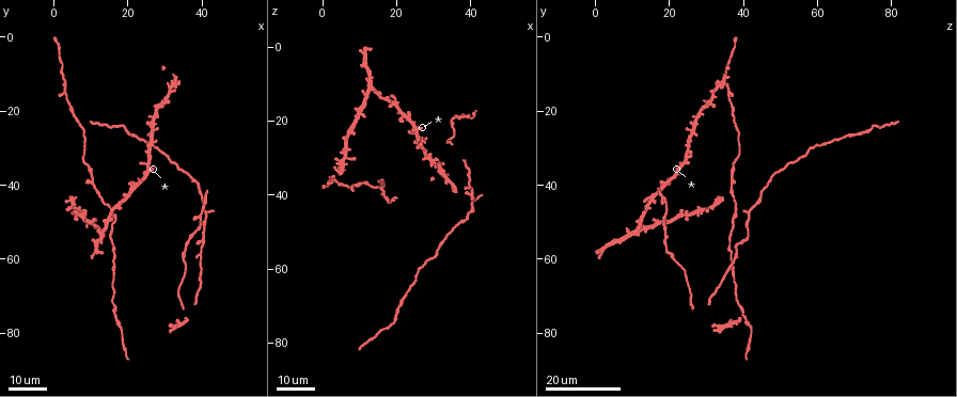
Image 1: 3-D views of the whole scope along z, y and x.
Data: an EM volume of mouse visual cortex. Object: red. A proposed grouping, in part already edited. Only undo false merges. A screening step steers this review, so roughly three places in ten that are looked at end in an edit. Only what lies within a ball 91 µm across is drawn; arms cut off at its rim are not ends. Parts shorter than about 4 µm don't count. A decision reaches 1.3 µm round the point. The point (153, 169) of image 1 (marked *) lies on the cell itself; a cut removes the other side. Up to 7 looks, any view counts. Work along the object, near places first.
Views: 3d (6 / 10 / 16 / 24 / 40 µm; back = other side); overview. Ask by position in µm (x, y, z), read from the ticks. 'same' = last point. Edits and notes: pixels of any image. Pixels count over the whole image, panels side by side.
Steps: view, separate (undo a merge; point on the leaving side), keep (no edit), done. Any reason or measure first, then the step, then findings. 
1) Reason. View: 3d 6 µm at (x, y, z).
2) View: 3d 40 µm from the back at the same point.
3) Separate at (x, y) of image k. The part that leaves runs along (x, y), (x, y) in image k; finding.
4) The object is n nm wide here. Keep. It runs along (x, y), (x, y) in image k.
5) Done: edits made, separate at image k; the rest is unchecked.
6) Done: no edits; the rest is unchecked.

Sudden change in width. View: 3d 16 µm at (35.5, 58.0, 19.5).

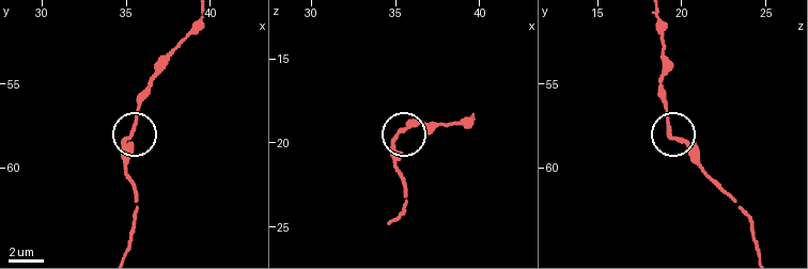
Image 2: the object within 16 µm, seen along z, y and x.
View: 3d 10 µm at (35.1, 58.2, 19.5).

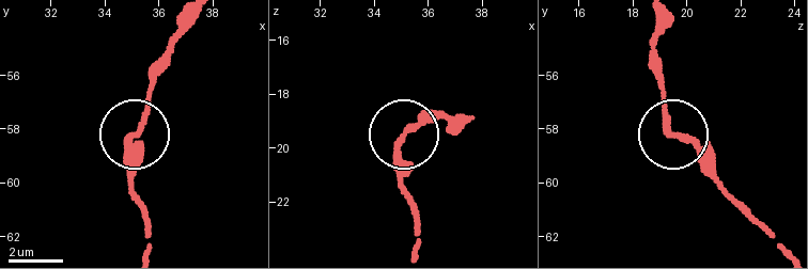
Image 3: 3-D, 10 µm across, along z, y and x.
The object is 220 nm wide here. Keep. It runs along (465, 115), (435, 115), (409, 129), (403, 183) in image 3; one cell here.

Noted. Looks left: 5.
View: 3d 24 µm at (19.5, 26.0, 72.0).

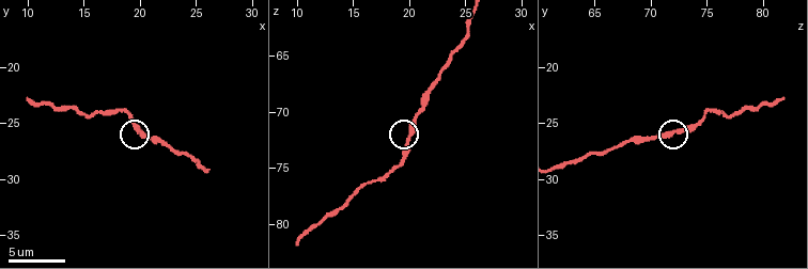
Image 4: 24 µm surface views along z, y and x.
View: 3d 10 µm at (20.0, 25.6, 72.4).

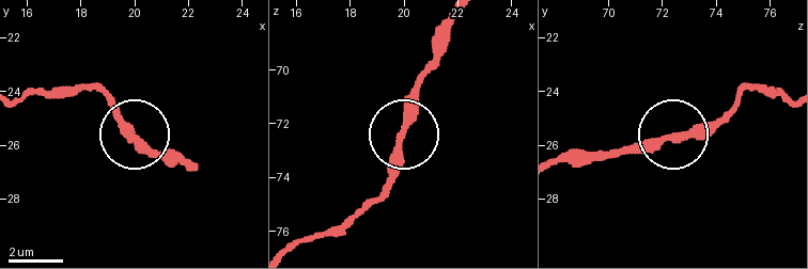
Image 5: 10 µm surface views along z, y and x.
Keep. All the same cell.

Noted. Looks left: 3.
Calibre changes. View: 3d 24 µm at (3.5, 12.0, 35.5).

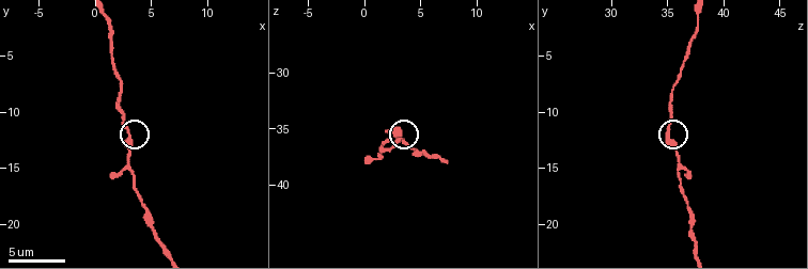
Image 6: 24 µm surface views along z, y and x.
View: 3d 6 µm at (3.0, 11.8, 35.0).

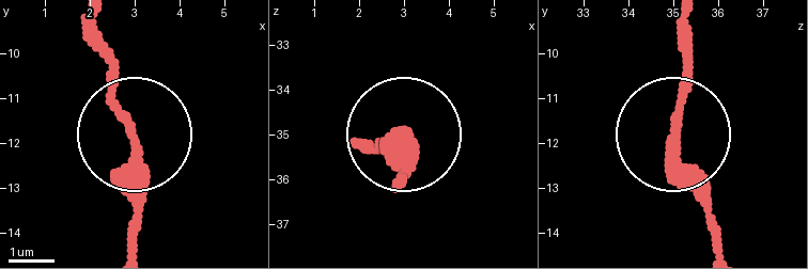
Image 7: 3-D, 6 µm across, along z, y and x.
View: 3d 6 µm from the back at (2.95, 11.90, 35.00).

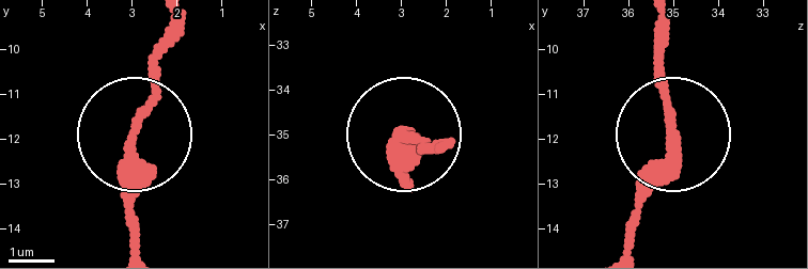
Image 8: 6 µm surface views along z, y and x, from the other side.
The object is 310 nm wide here. Keep. It runs along (630, 249), (645, 169), (676, 123), (664, 19) in image 8; all the same cell.

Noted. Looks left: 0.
Done: no edits; the rest is unchecked.

